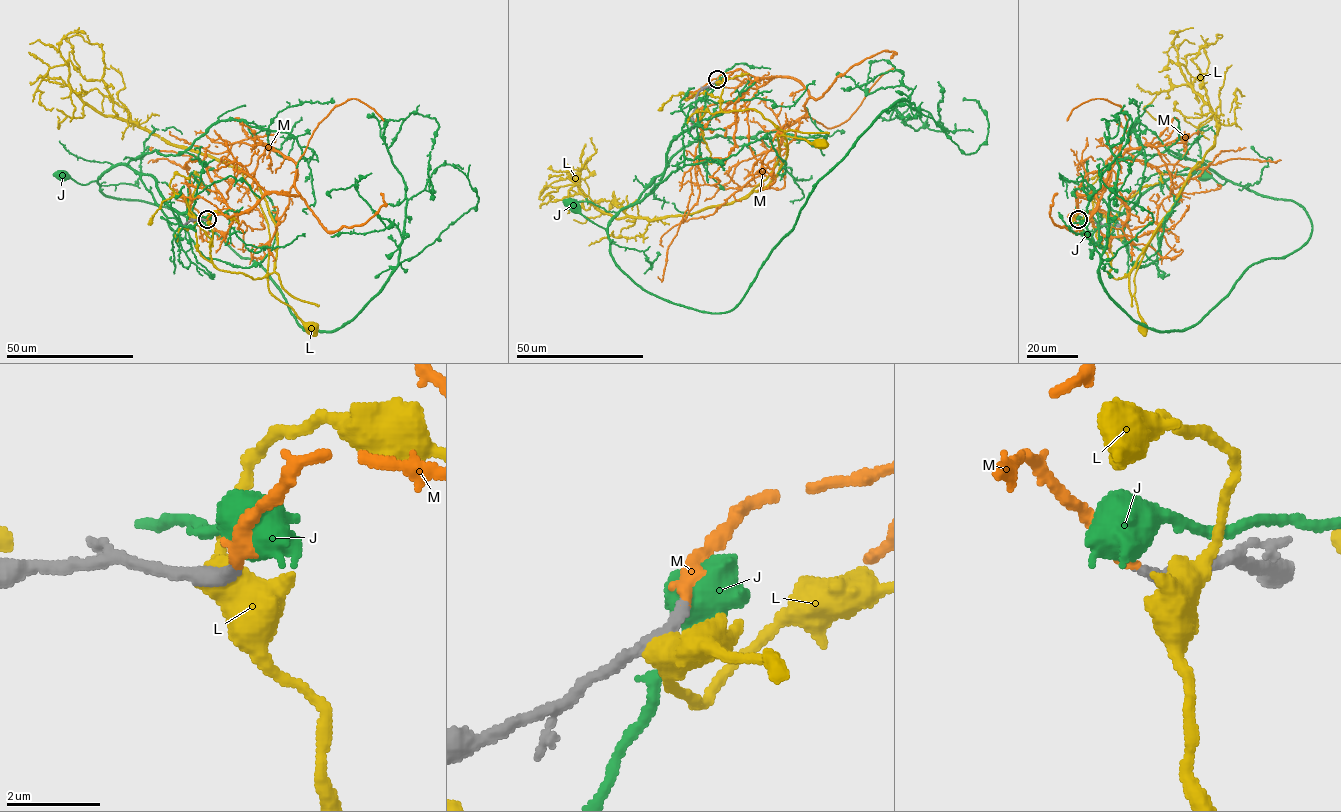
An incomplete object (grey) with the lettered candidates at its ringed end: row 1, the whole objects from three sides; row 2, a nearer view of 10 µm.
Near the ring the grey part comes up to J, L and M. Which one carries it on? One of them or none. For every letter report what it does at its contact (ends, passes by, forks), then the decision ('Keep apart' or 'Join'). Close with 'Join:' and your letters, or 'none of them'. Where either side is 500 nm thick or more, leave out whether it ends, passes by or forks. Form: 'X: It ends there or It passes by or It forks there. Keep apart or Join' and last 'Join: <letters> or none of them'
J: Keep apart
L: Keep apart
M: It ends there. Join
Join: M

